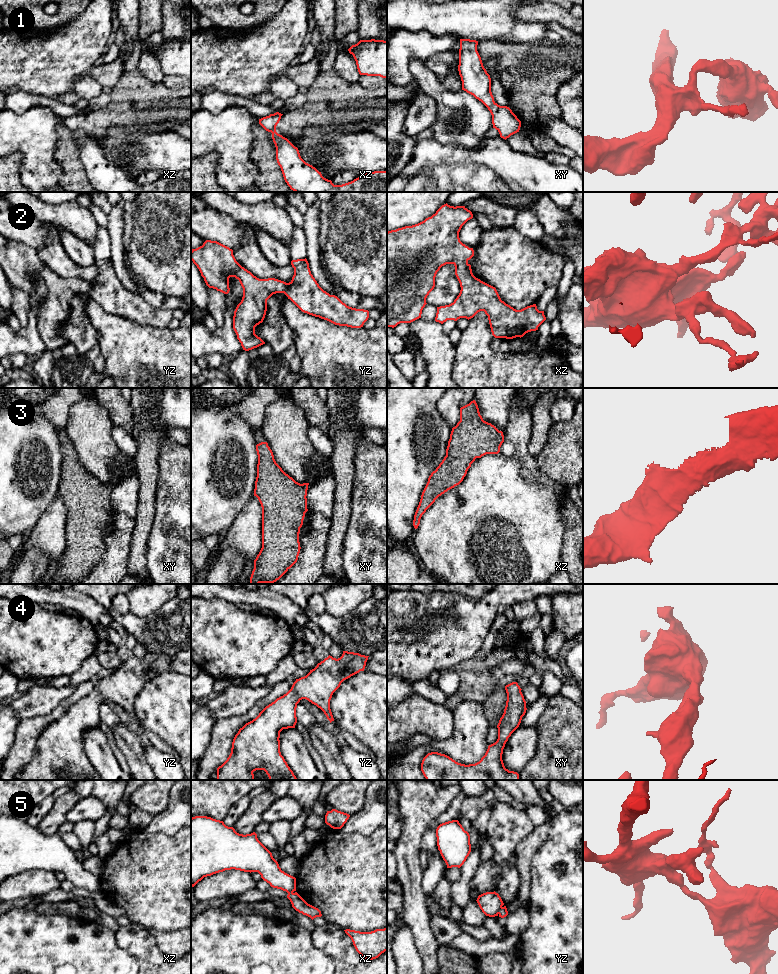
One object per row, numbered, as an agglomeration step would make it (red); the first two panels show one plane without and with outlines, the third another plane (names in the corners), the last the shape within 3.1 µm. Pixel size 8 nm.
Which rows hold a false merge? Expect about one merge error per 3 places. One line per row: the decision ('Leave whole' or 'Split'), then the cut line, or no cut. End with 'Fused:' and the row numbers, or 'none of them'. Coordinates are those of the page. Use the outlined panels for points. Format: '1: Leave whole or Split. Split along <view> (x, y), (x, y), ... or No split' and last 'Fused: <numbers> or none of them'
1: Leave whole. No split
2: Leave whole. No split
3: Leave whole. No split
4: Leave whole. No split
5: Split. Split along yz (502, 907), (498, 913)
Fused: 5

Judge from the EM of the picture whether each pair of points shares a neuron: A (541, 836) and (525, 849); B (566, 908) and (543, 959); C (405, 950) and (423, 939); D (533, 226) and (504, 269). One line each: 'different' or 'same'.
A: same
B: same
C: different
D: different

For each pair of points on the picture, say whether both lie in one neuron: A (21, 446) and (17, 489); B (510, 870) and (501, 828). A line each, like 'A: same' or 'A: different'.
A: same
B: same

